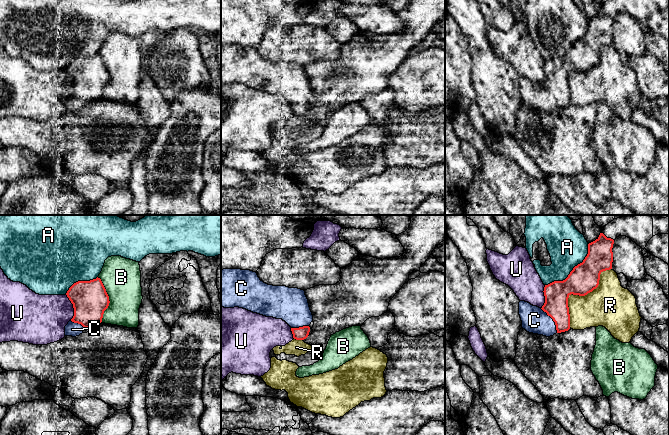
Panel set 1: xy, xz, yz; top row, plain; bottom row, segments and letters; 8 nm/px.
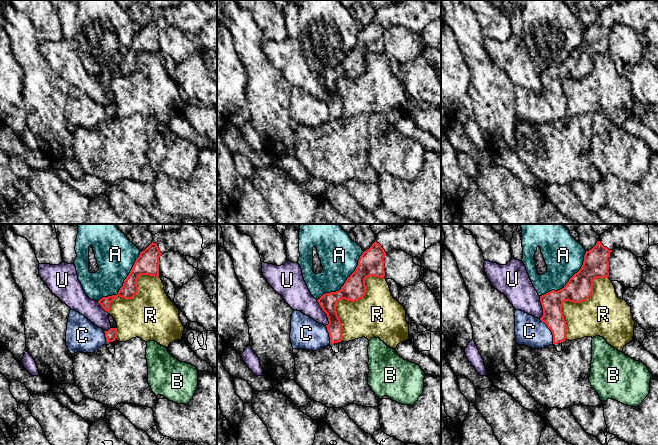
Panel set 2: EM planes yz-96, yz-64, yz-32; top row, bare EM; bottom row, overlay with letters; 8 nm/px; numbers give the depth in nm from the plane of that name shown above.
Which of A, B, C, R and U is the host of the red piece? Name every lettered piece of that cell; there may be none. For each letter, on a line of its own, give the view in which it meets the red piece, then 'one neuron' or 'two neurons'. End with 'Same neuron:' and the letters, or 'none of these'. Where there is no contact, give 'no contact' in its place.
A: meets red in yz; two neurons
B: meets red in xy; two neurons
C: meets red in yz; one neuron
R: meets red in yz; two neurons
U: meets red in xy; two neurons
Same neuron: C

